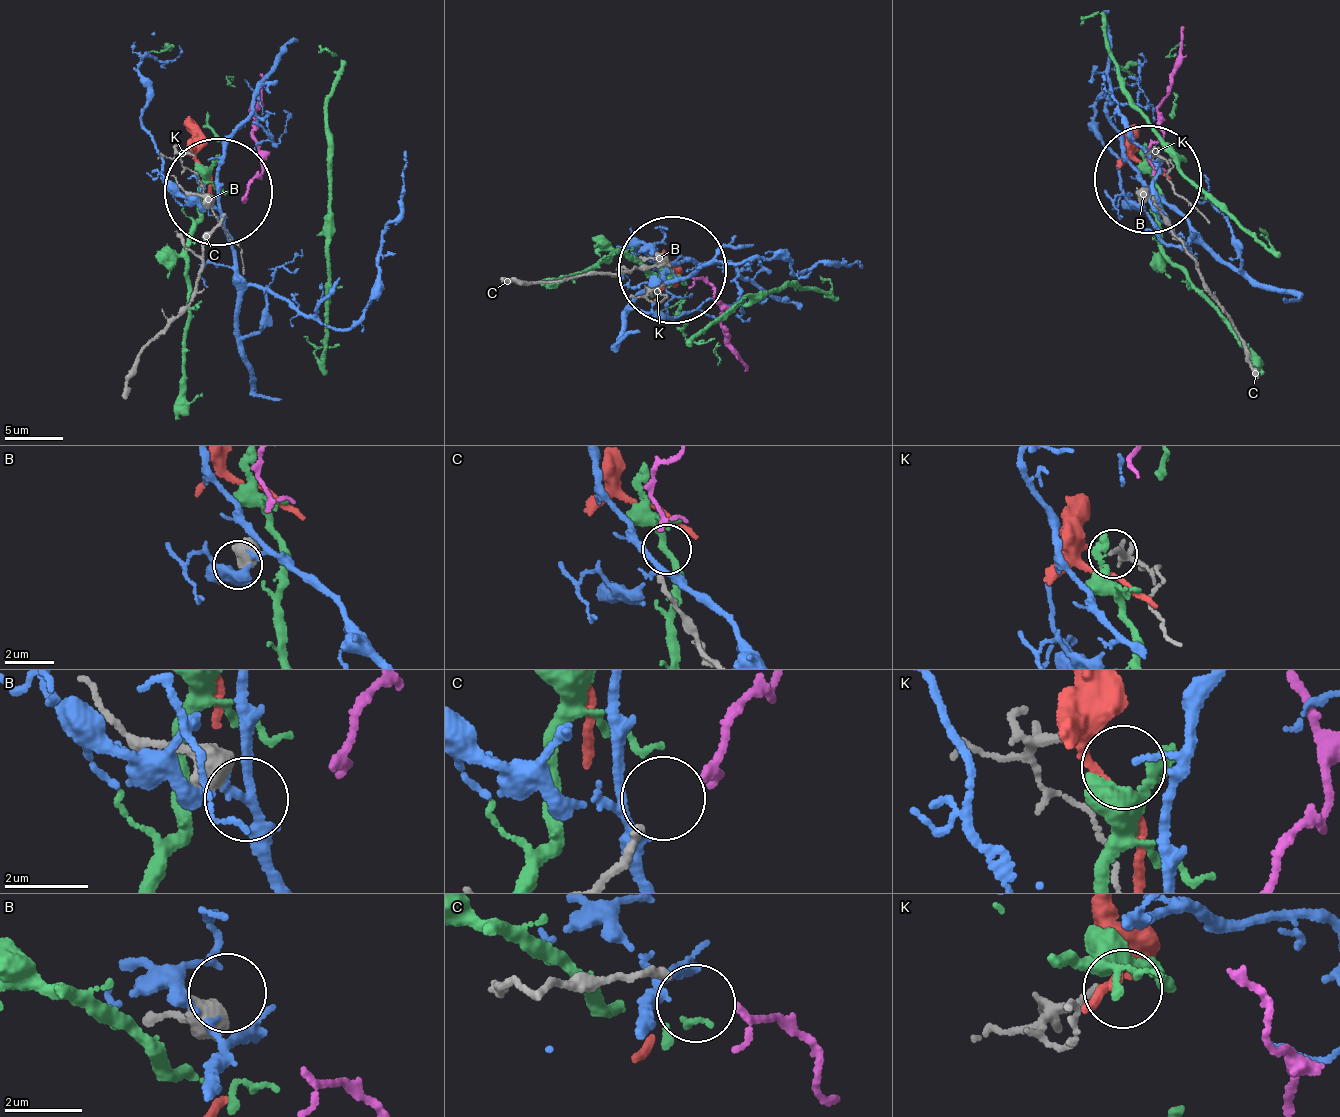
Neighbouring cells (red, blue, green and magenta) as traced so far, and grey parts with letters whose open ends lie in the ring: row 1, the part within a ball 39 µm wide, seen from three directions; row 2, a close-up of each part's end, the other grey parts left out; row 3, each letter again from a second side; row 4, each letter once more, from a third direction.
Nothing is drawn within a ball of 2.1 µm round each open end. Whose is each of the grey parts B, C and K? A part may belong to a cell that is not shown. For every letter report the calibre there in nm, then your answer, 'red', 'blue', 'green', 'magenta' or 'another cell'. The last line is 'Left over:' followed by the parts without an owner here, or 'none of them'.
B: calibre 700 nm; another cell
C: calibre 180 nm; magenta
K: calibre 170 nm; green
Left over: B

